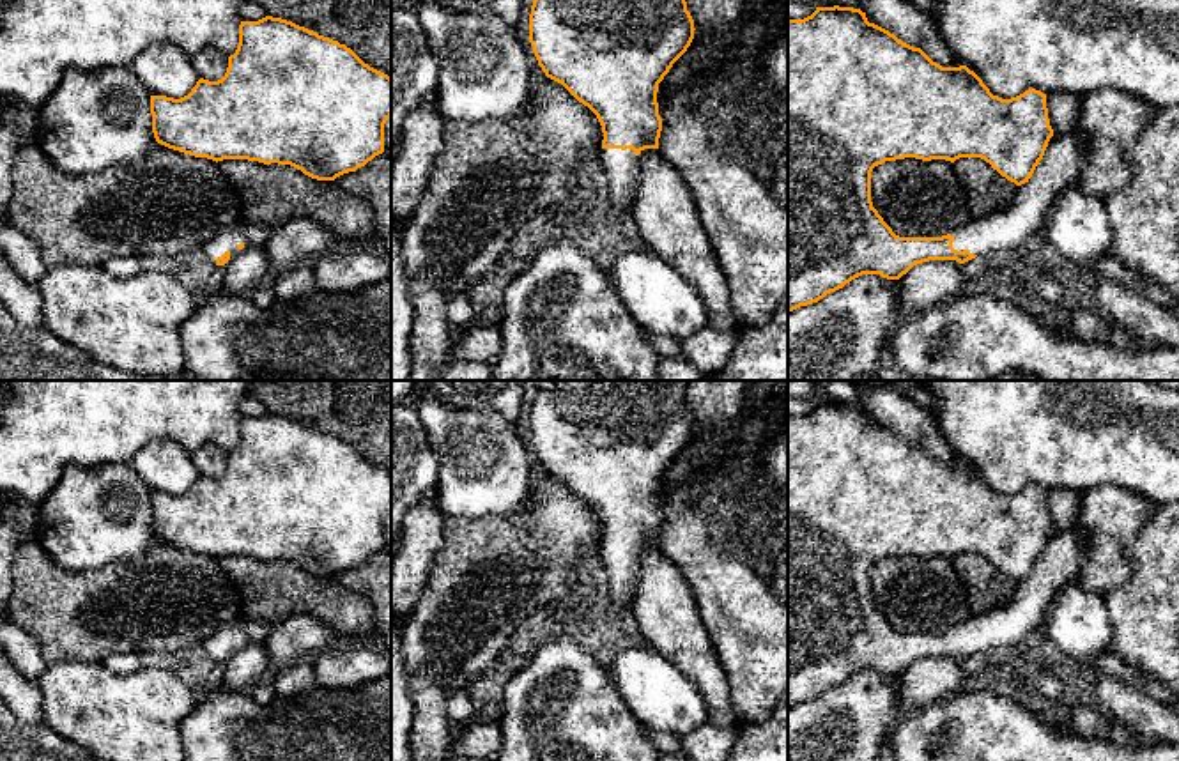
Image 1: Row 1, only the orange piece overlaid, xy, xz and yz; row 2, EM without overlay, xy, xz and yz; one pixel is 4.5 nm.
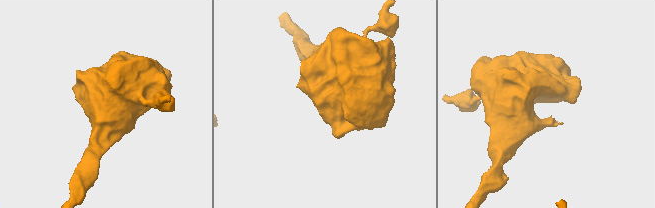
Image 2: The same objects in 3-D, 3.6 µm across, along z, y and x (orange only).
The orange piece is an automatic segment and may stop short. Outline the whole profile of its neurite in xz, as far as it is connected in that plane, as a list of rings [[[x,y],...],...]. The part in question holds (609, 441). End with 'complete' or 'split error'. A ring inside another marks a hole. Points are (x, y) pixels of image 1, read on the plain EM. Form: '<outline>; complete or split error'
[[[689,380],[536,382],[529,439],[545,473],[561,480],[597,511],[604,529],[598,554],[607,570],[609,598],[620,614],[632,609],[643,550],[659,545],[659,480],[694,435],[687,384]]]; split error

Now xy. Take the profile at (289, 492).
[[[266,412],[241,418],[239,441],[221,476],[200,474],[181,496],[150,492],[152,529],[158,540],[212,557],[248,556],[290,561],[317,577],[356,568],[384,549],[384,520],[391,513],[391,474],[365,460],[351,444],[292,418]]]; complete

